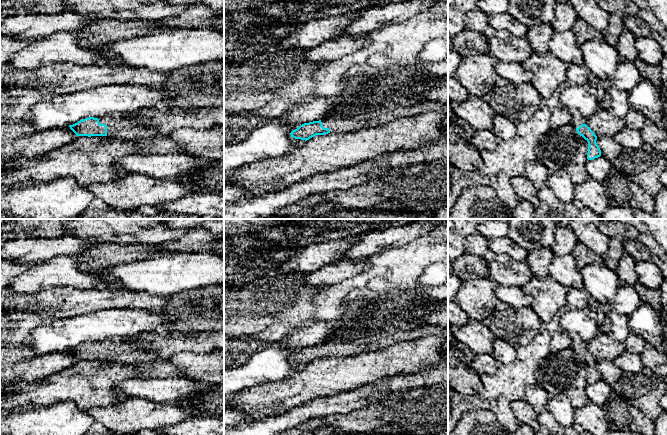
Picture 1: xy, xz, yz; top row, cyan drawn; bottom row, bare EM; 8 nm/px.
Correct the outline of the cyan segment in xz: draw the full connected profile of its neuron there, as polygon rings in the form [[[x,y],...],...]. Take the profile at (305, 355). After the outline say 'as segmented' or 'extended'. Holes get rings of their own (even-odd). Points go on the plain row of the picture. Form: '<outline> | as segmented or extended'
[[[423,325],[418,329],[380,332],[348,342],[322,343],[304,347],[293,354],[290,359],[295,363],[307,365],[316,359],[356,356],[360,353],[379,351],[397,343],[415,341],[430,335],[448,338],[448,326],[438,328],[432,325]]] | extended

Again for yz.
[[[571,335],[572,343],[571,348],[576,353],[578,358],[582,360],[588,366],[588,377],[587,383],[593,384],[601,380],[601,374],[596,367],[597,360],[594,356],[586,349],[586,343],[583,342],[579,336]]] | extended

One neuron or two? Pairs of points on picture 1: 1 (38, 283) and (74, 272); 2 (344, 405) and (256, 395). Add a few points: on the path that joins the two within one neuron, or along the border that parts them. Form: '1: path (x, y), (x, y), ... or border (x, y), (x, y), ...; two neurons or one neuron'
1: path (47, 274), (65, 272); one neuron
2: border (328, 396), (305, 400), (284, 412); two neurons

